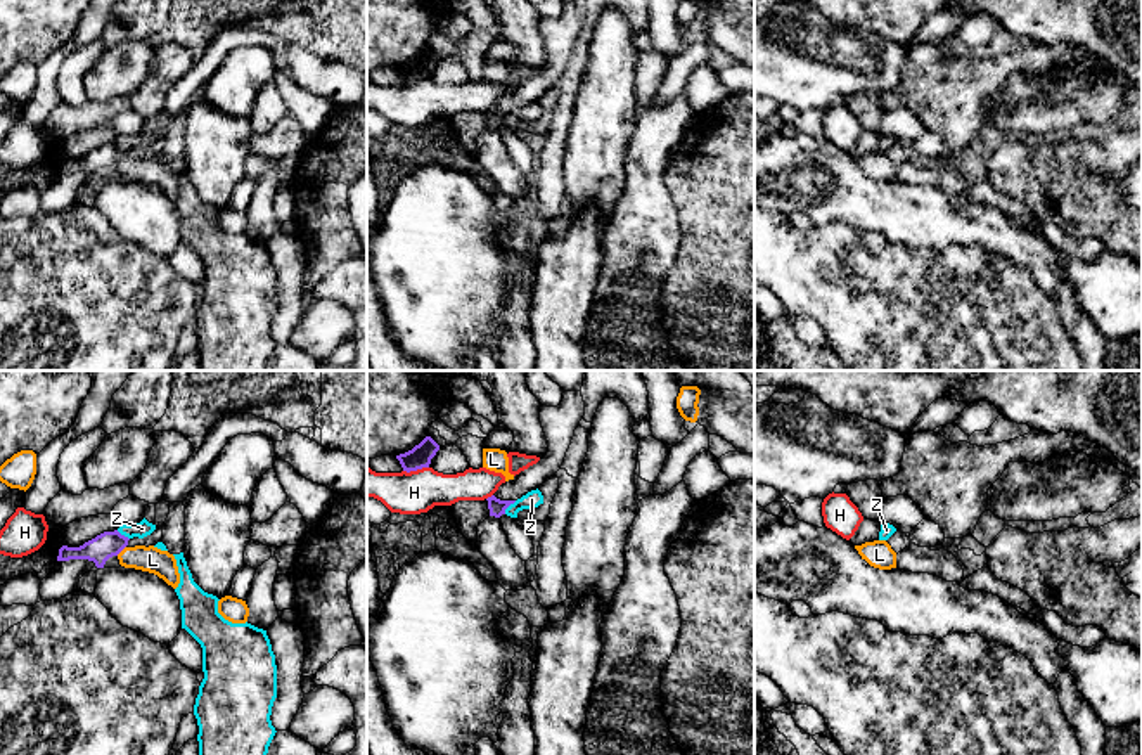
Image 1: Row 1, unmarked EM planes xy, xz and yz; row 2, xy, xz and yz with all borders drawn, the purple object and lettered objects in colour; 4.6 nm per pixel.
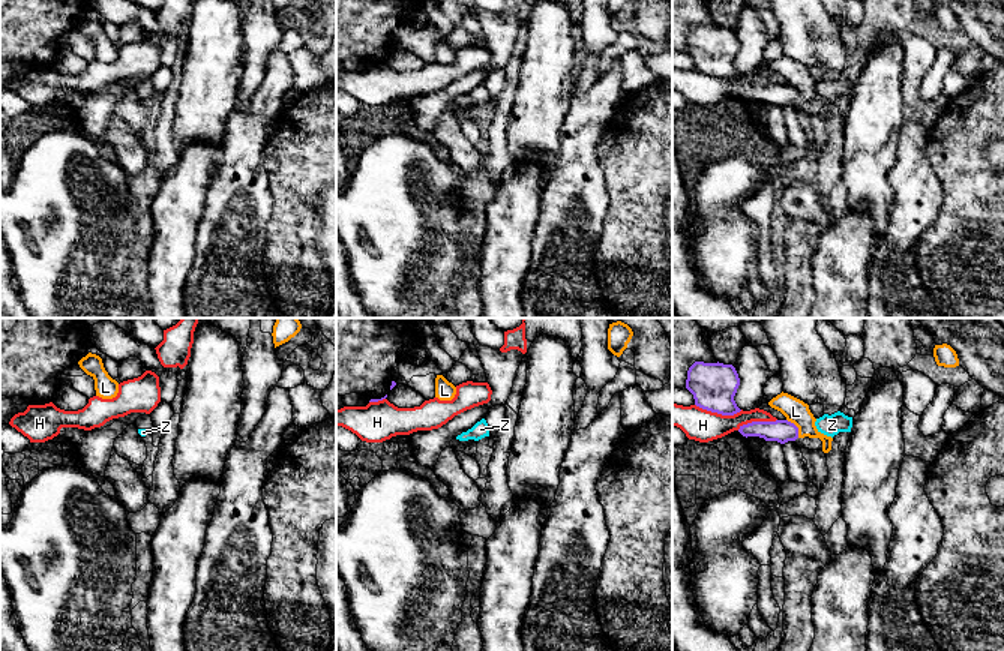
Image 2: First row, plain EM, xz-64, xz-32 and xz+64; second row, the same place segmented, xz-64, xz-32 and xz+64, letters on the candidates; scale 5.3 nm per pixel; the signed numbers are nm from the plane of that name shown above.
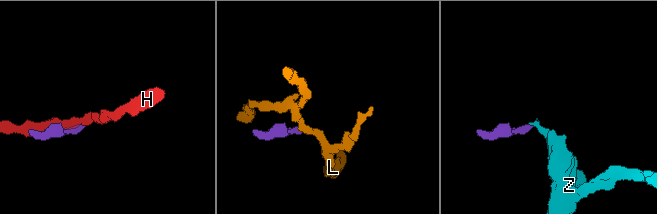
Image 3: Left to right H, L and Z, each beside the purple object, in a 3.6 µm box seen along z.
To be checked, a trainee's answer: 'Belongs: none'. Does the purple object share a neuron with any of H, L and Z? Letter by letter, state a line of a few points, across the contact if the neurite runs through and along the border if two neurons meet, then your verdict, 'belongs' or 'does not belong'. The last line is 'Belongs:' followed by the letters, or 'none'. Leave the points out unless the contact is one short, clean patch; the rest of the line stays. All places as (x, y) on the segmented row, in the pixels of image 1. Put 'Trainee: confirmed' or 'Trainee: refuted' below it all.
H: xz (428, 466), (404, 471) | does not belong
L: xy (125, 546), (116, 554) | does not belong
Z: xz (516, 501), (504, 513) | does not belong
Belongs: none
Trainee: confirmed

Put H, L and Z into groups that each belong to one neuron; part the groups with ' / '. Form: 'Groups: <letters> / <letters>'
Groups: H / L / Z

